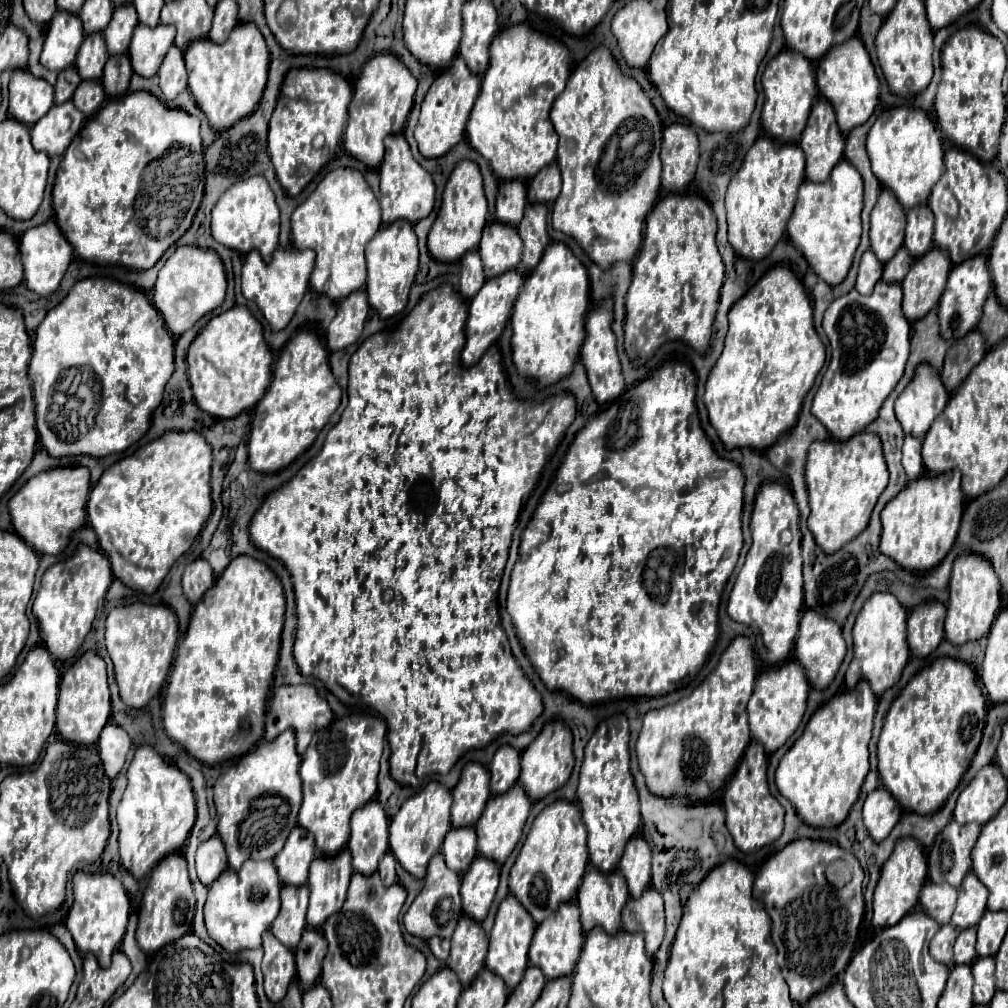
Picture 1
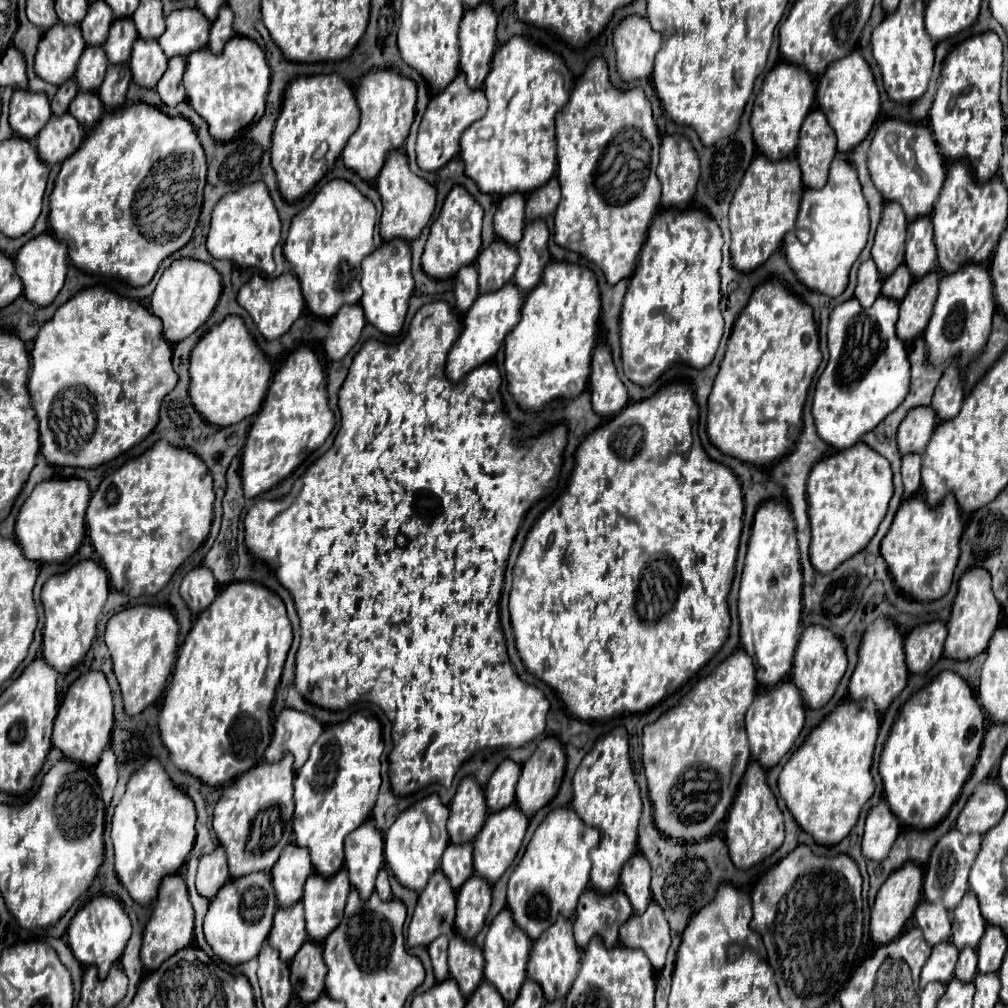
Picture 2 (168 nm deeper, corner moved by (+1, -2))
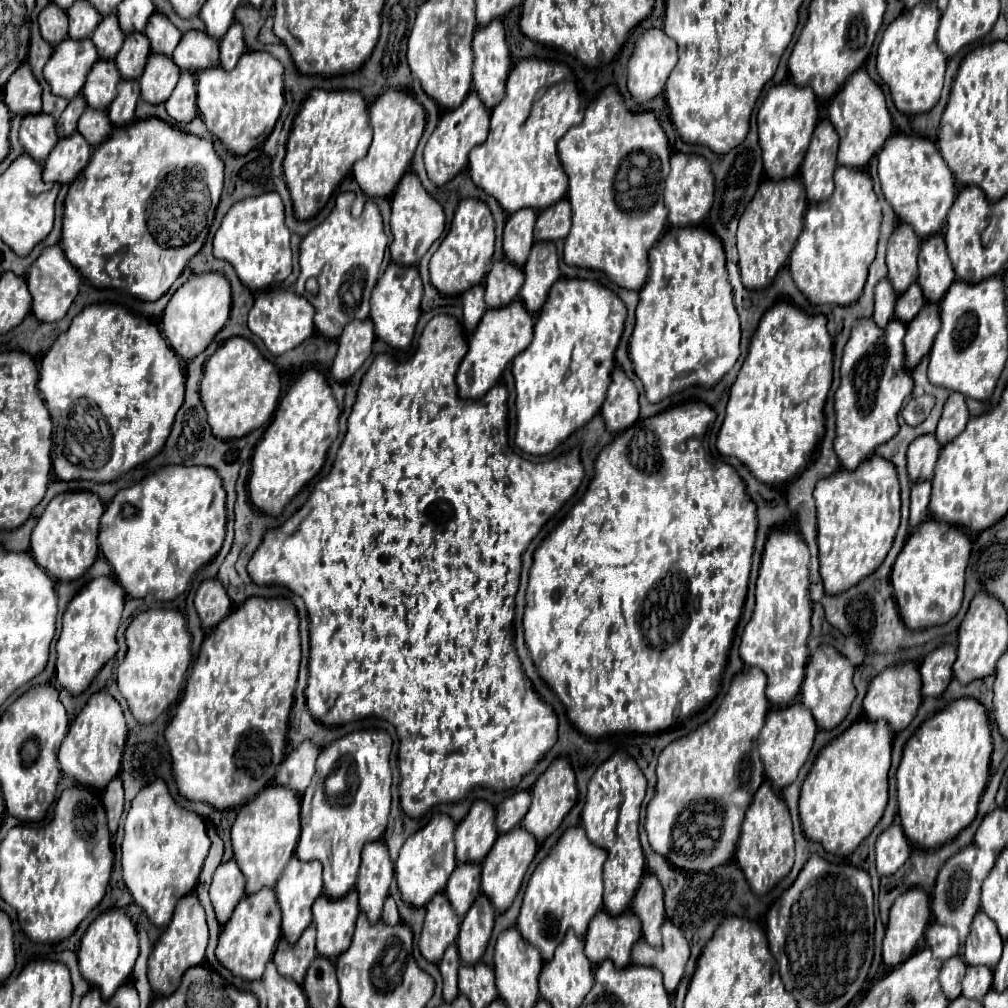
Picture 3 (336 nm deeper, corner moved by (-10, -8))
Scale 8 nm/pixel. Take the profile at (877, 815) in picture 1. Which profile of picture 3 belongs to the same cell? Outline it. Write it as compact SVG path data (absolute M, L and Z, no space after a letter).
M893 822L885 832L879 834L875 842L875 858L877 858L877 872L879 876L895 874L897 868L905 864L909 858L911 846L907 836L903 834L903 828Z

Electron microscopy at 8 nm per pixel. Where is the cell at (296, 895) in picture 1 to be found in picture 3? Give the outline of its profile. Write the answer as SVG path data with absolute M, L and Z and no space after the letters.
M311 922L303 936L299 936L297 942L287 942L285 938L279 940L277 952L275 952L275 964L279 974L293 978L297 984L303 982L305 972L309 964L313 962L317 950L315 950L315 924Z

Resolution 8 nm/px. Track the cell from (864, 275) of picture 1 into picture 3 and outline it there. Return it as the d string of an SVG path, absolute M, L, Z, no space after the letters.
M883 278L875 286L875 312L873 312L873 320L875 320L877 326L885 326L891 320L893 308L895 308L895 300L897 300L897 294L895 294L893 286L889 284L887 278Z

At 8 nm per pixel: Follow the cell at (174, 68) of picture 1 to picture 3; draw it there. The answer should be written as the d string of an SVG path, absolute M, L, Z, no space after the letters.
M181 74L173 94L165 102L167 112L177 122L189 122L197 116L197 98L195 98L195 76Z

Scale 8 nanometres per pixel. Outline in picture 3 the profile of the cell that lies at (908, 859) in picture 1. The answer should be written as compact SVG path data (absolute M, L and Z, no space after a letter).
M919 888L903 892L889 910L883 938L883 962L891 968L905 962L915 952L929 920L929 896Z

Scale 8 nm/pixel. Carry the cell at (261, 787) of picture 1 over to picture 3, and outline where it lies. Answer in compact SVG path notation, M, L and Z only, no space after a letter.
M279 784L265 786L253 800L239 808L231 826L231 842L235 860L247 880L247 894L255 894L263 886L273 888L283 874L287 862L295 854L295 842L299 842L299 794Z

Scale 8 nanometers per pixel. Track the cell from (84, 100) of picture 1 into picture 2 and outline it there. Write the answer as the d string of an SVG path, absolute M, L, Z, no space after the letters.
M78 92L68 112L76 116L82 128L92 128L102 118L102 104L96 92Z

